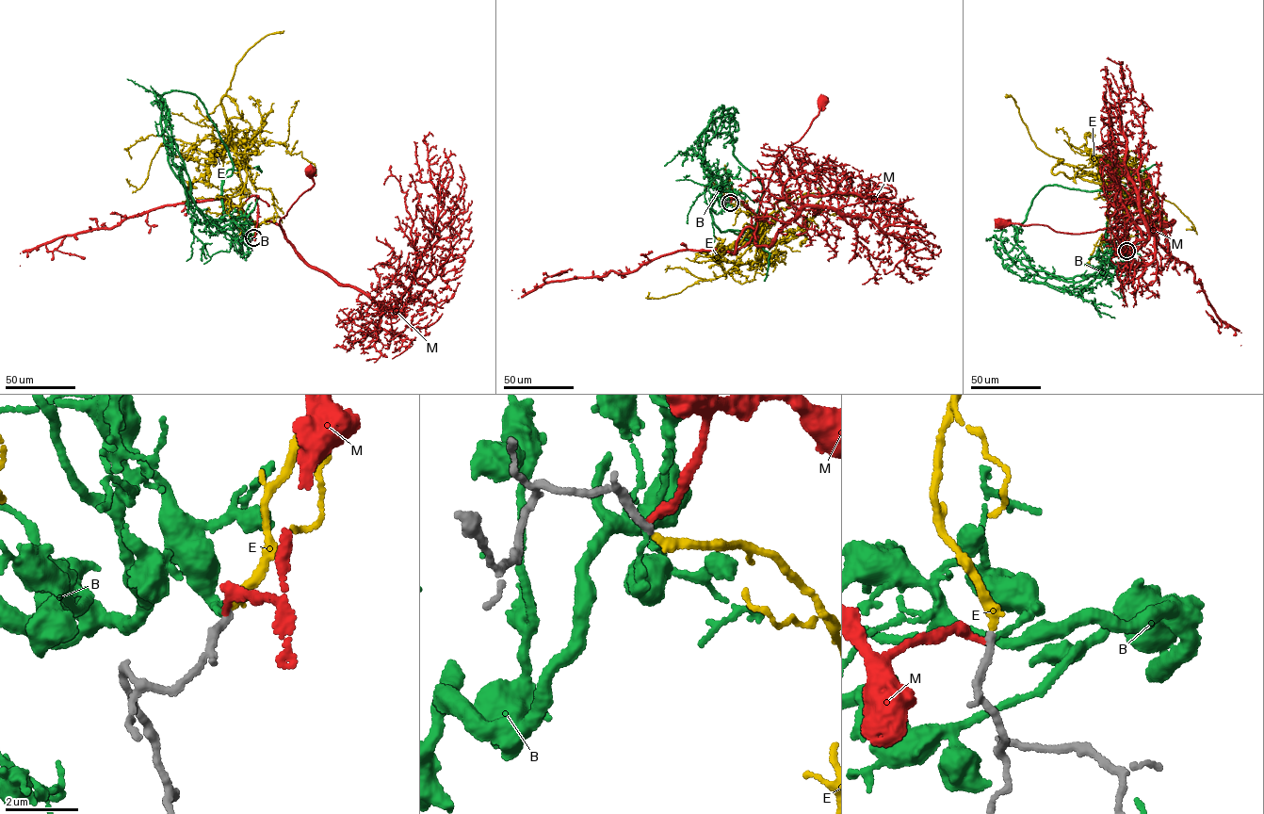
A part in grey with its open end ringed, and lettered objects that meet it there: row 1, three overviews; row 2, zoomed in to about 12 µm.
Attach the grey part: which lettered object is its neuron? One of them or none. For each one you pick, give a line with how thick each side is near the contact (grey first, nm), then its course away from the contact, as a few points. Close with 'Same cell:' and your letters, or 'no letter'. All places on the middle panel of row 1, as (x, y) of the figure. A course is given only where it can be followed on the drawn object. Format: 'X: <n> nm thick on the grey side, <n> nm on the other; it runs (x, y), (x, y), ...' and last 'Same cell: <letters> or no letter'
E: 200 nm thick on the grey side, 280 nm on the other; it runs (730, 203), (769, 224), (755, 251), (760, 257), (759, 238), (716, 278), (660, 298), (648, 298), (649, 292)
Same cell: E

